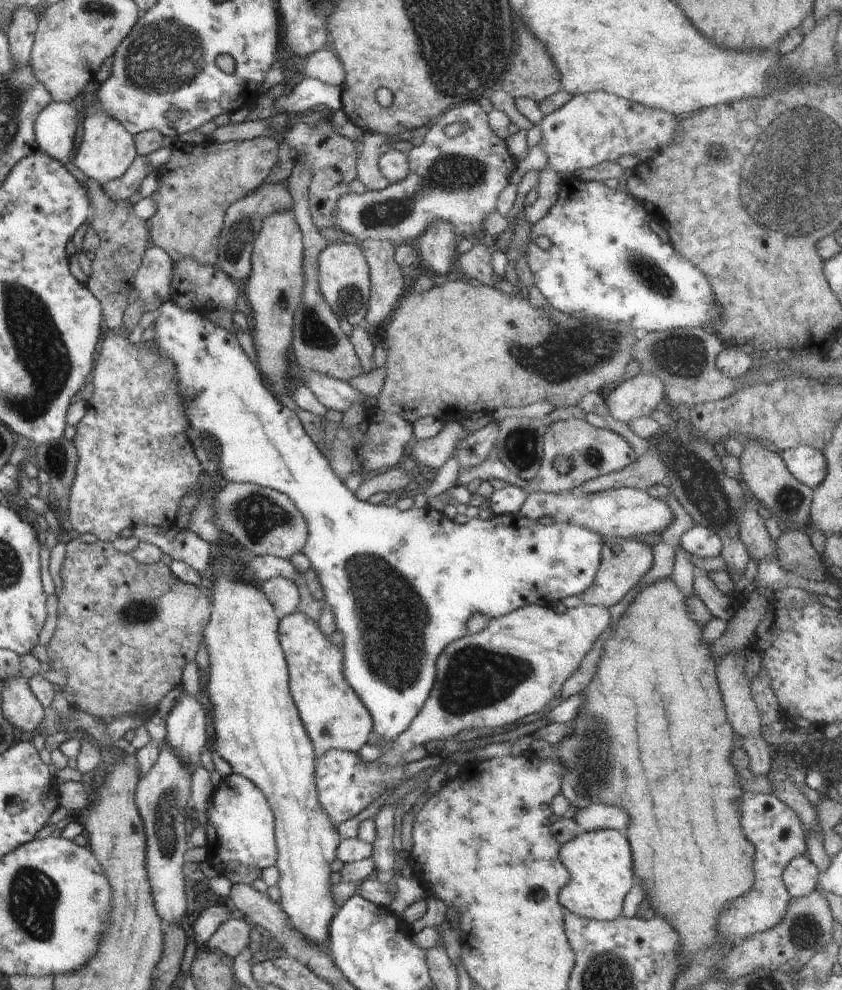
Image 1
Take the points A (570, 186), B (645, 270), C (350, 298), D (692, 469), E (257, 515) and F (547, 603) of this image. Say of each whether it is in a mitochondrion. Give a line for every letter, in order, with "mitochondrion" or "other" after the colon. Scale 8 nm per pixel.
A: other
B: mitochondrion
C: mitochondrion
D: mitochondrion
E: mitochondrion
F: other

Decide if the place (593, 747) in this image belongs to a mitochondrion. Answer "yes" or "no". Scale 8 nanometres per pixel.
yes

